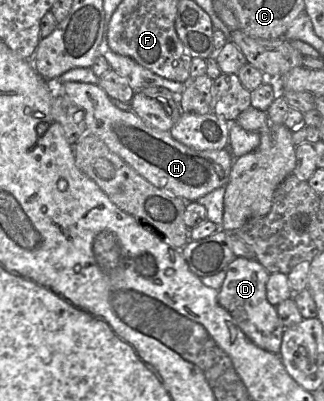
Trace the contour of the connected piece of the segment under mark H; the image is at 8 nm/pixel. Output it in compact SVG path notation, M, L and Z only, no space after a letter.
M69 81L62 84L62 89L84 111L87 133L101 139L112 152L154 186L192 202L228 184L234 163L229 148L191 149L174 139L169 131L150 126L132 110L116 107L99 84Z

